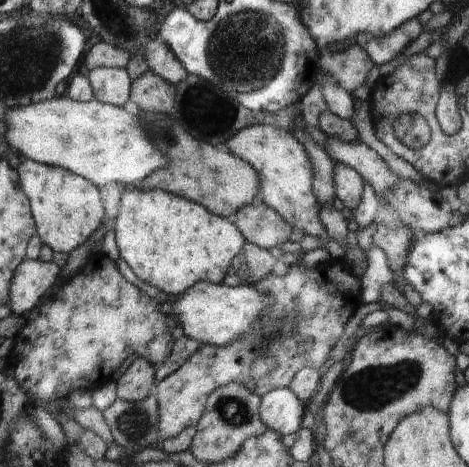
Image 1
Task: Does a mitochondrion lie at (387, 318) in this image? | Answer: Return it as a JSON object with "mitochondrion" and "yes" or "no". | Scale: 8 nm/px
{"mitochondrion":"no"}

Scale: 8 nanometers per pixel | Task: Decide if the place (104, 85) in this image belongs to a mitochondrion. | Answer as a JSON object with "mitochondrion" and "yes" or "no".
{"mitochondrion":"no"}

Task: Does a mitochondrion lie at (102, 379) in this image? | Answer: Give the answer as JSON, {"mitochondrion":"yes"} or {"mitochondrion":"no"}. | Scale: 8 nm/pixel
{"mitochondrion":"no"}

